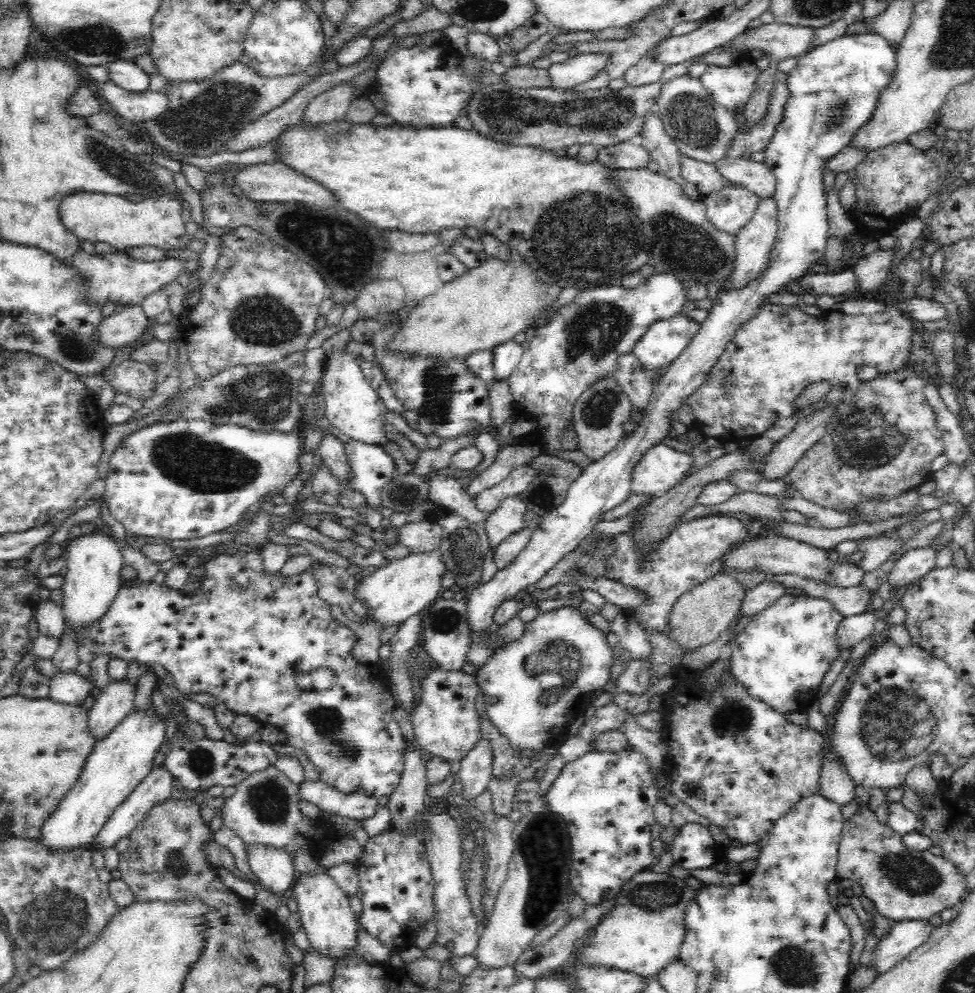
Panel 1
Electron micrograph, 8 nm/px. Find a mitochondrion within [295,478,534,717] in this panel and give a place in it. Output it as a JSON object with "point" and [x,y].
{"point":[463,548]}

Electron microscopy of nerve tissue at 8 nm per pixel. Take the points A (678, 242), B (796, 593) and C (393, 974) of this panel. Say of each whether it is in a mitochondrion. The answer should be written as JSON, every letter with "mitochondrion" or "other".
{"A":"mitochondrion","B":"other","C":"other"}

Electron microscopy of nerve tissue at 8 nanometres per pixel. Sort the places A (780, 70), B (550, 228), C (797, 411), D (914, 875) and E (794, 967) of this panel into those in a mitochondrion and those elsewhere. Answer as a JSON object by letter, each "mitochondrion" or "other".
{"A":"other","B":"mitochondrion","C":"other","D":"mitochondrion","E":"mitochondrion"}

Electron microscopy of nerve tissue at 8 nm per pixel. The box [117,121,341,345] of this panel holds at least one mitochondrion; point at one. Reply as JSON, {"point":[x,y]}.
{"point":[293,227]}

